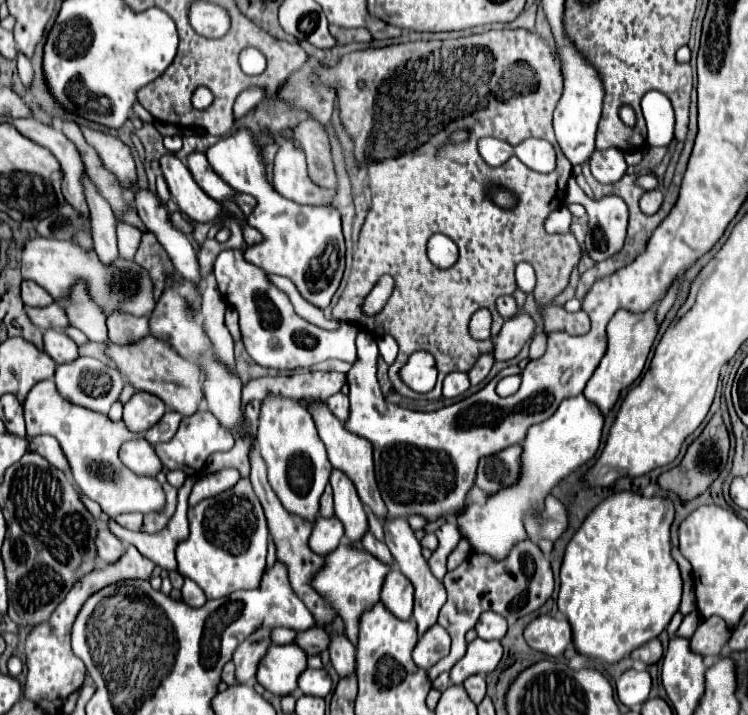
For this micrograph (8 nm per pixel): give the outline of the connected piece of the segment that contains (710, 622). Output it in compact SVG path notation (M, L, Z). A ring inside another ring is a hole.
M712 616L704 620L692 636L692 650L700 652L702 656L718 656L722 648L728 644L732 628L724 624L722 618Z

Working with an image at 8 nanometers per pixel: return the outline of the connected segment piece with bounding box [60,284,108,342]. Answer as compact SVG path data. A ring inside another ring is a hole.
M78 284L72 290L72 298L64 304L60 302L68 314L68 320L74 328L82 330L92 342L106 342L106 318L96 302L88 296L84 284Z

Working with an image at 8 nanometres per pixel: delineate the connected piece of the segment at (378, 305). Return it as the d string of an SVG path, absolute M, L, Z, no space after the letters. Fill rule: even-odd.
M384 274L376 282L376 286L370 290L370 294L366 296L366 300L362 304L362 312L366 316L376 316L384 308L384 304L388 302L392 290L394 290L394 278L390 274Z

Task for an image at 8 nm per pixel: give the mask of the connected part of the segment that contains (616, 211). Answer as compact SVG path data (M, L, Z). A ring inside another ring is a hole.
M571 176L565 190L565 202L582 204L588 212L588 234L584 240L584 250L594 262L602 262L622 248L628 226L628 208L618 196L604 196L600 200L590 200L584 192L580 192L575 177Z

